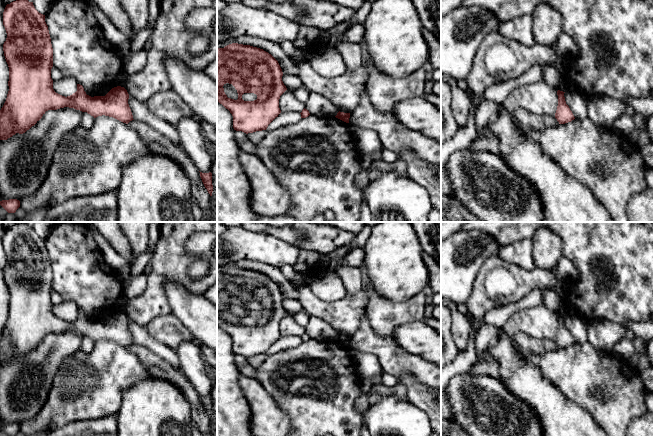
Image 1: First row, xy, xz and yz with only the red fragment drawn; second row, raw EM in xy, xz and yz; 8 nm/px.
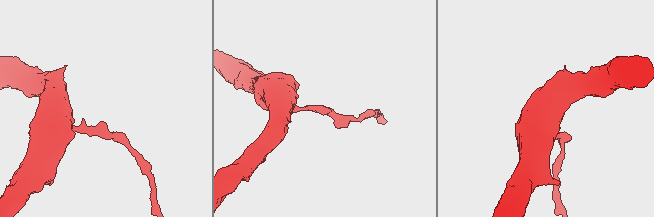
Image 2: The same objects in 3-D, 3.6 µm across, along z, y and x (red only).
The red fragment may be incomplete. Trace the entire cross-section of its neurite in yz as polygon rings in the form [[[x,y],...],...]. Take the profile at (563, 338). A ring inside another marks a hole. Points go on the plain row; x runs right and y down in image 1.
[[[560,314],[557,315],[558,330],[555,337],[555,342],[557,343],[559,348],[565,348],[575,343],[569,330],[566,328],[564,317],[565,316],[560,315]]]

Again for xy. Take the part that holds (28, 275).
[[[20,222],[7,228],[3,236],[3,249],[7,257],[3,275],[9,291],[9,315],[0,334],[0,364],[7,364],[16,357],[25,357],[46,335],[64,331],[87,336],[94,342],[102,339],[113,341],[126,348],[134,344],[128,328],[129,318],[124,311],[117,310],[105,320],[94,321],[87,319],[80,308],[77,308],[77,315],[67,321],[54,315],[51,302],[53,291],[51,262],[45,239],[35,233],[33,226]]]

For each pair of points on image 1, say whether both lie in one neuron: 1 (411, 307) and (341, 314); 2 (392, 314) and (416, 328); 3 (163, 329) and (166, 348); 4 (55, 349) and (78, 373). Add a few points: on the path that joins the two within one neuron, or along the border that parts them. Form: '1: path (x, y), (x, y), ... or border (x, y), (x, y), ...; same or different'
1: path (394, 308), (377, 308), (371, 303), (358, 305); same
2: border (421, 320), (401, 324), (395, 333), (397, 343); different
3: path (163, 334), (164, 343); same
4: border (80, 349), (68, 356), (62, 365); different

